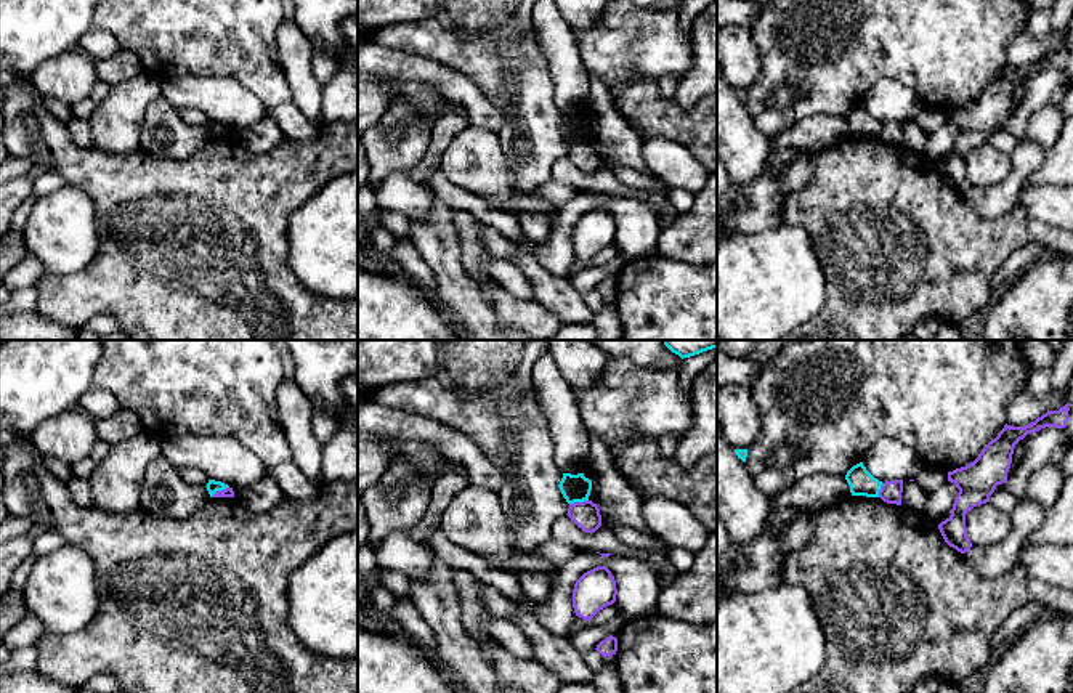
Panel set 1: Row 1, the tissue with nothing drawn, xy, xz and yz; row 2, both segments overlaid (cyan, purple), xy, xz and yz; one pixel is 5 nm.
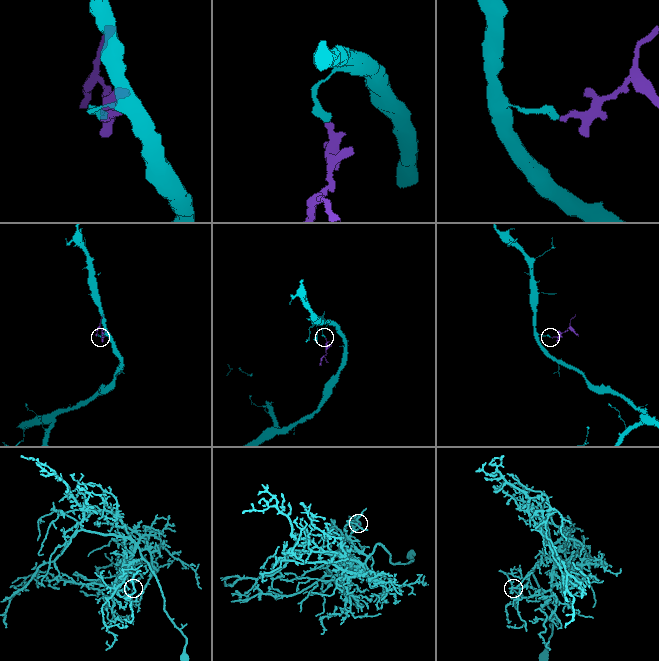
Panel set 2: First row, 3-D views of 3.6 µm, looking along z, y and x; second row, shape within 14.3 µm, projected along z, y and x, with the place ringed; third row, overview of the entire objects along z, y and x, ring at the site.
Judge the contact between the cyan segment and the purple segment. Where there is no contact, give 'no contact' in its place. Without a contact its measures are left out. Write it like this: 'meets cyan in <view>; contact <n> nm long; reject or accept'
meets cyan in xz; contact 100 nm long; reject

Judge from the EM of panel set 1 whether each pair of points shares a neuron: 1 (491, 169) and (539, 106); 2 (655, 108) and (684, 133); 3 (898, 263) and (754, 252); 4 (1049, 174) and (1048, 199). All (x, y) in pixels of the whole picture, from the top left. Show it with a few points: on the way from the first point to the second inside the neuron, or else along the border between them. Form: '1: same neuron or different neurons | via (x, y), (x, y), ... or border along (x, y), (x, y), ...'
1: different neurons | border along (496, 132), (501, 151), (514, 177), (512, 191)
2: same neuron | via (661, 114), (677, 127)
3: different neurons | border along (796, 225), (810, 239), (823, 271), (826, 294)
4: different neurons | border along (1056, 185), (1025, 188)

